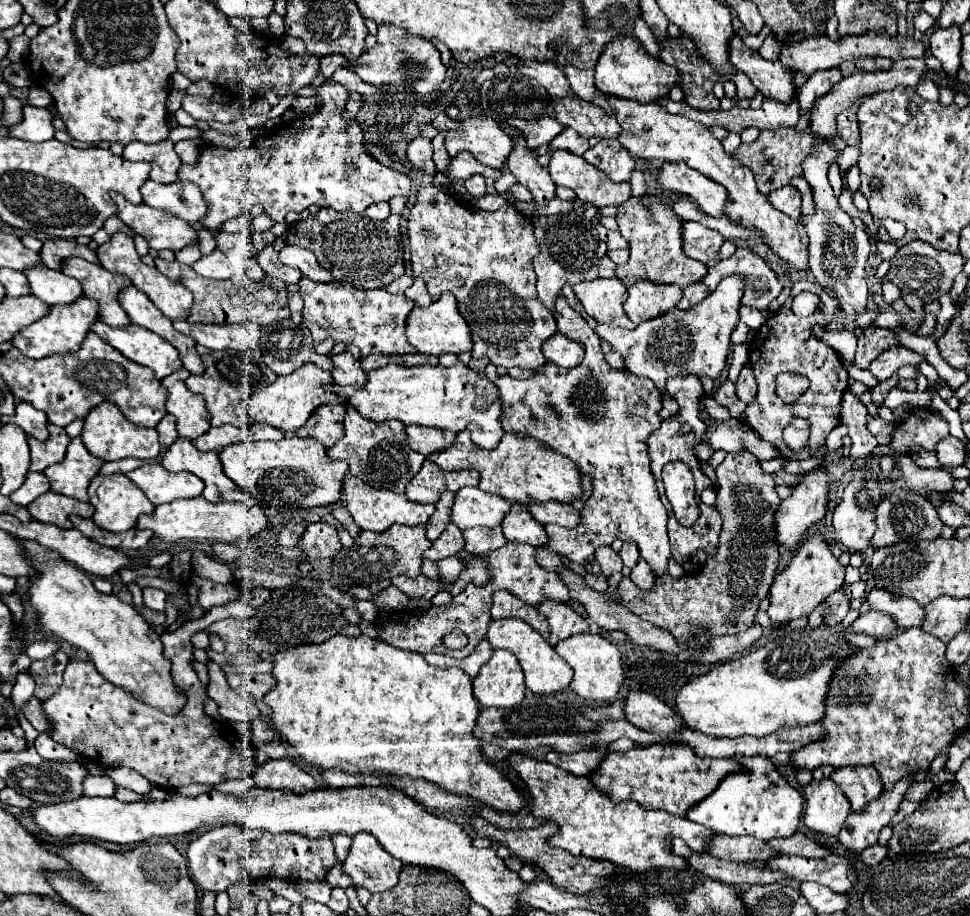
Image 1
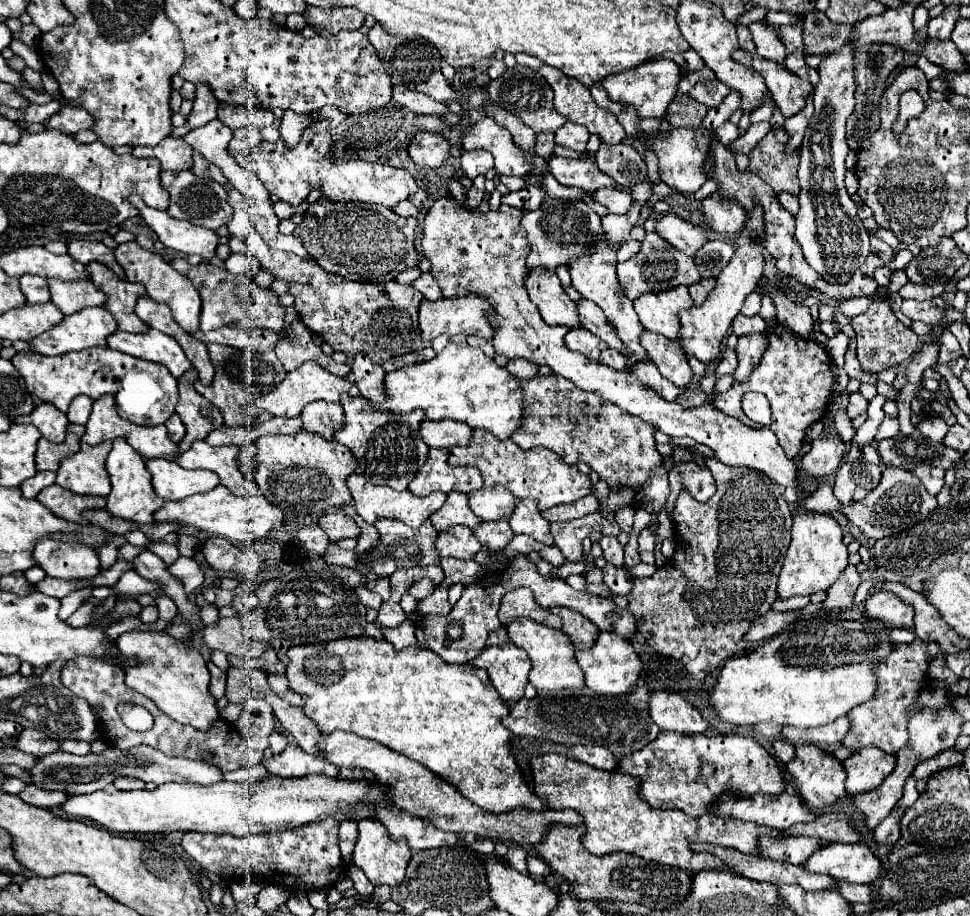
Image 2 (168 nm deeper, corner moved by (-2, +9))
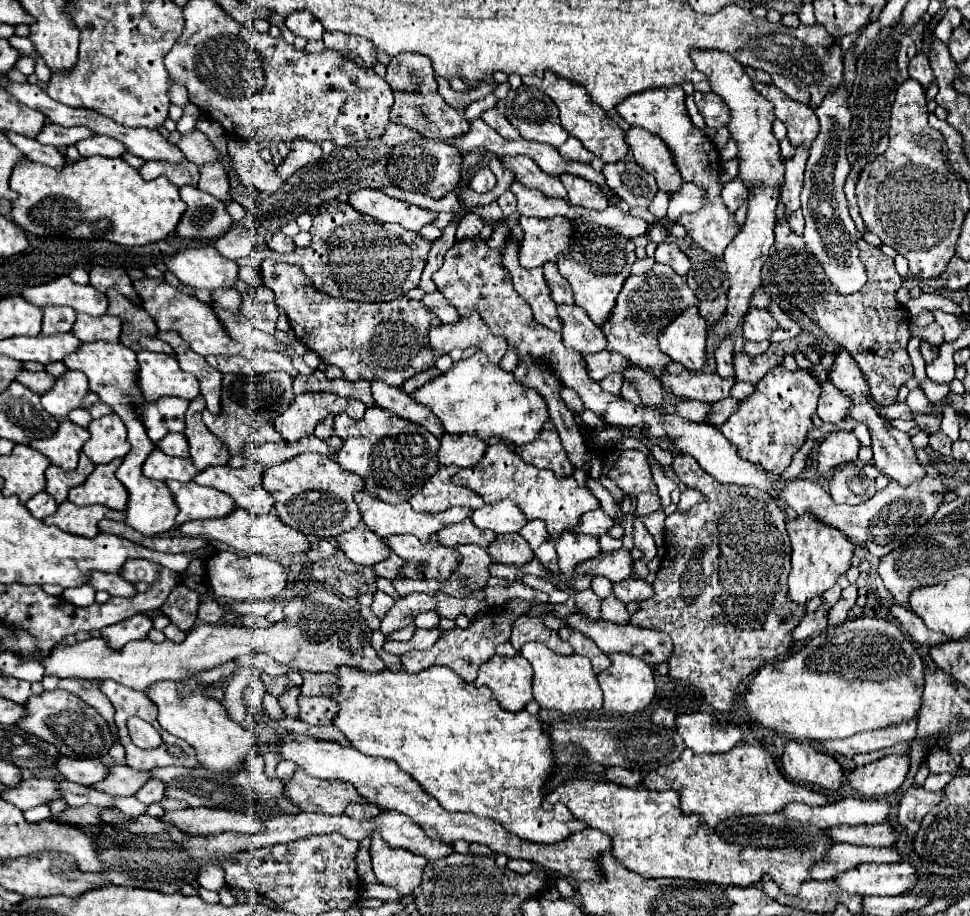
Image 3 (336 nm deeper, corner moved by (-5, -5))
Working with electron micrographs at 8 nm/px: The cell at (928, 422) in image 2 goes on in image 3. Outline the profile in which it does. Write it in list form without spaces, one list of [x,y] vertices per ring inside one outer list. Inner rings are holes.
[[[935,433],[929,437],[929,447],[933,451],[937,451],[939,455],[943,457],[949,457],[951,455],[951,439],[945,435],[945,433]]]

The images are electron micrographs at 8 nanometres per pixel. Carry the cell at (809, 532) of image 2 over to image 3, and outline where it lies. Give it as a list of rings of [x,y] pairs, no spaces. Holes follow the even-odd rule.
[[[801,515],[787,521],[787,533],[791,537],[791,573],[789,573],[789,599],[795,603],[807,603],[813,597],[831,589],[841,573],[847,573],[853,557],[853,543],[841,535],[835,527],[817,523],[811,515]]]

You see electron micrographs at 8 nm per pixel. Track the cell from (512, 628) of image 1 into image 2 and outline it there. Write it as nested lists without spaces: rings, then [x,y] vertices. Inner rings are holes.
[[[516,619],[514,623],[506,625],[508,631],[508,639],[516,645],[522,647],[530,661],[532,661],[532,669],[530,669],[530,683],[538,689],[538,691],[552,691],[552,689],[574,689],[574,687],[582,687],[584,685],[584,673],[576,663],[574,657],[574,649],[570,645],[570,639],[560,631],[560,629],[552,629],[546,625],[540,625],[532,619]]]

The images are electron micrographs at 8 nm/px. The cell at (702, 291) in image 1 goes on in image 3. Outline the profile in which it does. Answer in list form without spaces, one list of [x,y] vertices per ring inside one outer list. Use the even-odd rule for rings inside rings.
[[[727,293],[721,294],[715,301],[703,301],[699,305],[699,311],[707,323],[719,321],[727,311]]]

